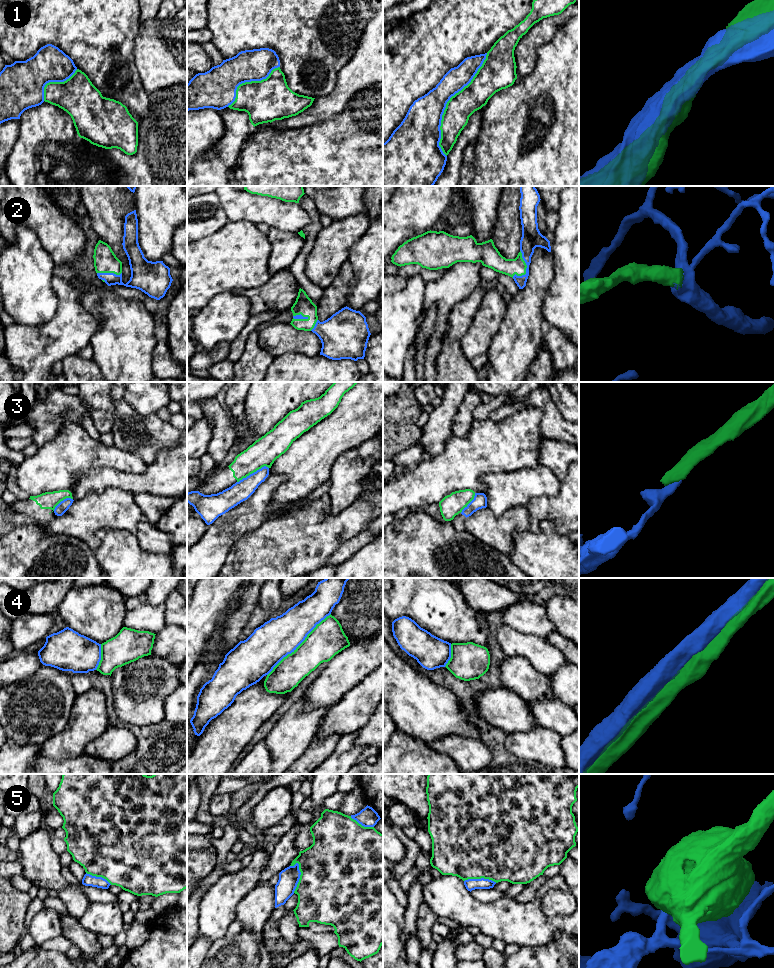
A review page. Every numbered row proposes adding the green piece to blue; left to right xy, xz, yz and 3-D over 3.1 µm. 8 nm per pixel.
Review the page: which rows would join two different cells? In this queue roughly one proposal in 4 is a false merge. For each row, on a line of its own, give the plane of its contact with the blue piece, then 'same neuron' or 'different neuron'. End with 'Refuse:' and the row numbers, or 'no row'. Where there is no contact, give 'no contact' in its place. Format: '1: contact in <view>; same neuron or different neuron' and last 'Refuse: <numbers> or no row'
1: contact in yz; same neuron
2: contact in yz; same neuron
3: contact in xz; different neuron
4: contact in xz; same neuron
5: contact in xz; different neuron
Refuse: 3, 5

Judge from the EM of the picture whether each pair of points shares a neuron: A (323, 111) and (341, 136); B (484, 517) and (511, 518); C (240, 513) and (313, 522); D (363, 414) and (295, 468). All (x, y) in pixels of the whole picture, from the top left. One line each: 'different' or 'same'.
A: different
B: same
C: different
D: same

